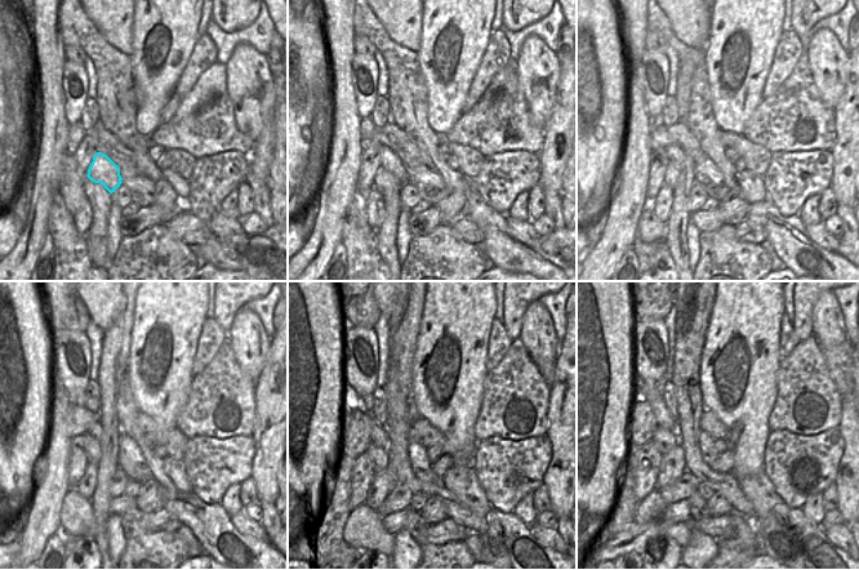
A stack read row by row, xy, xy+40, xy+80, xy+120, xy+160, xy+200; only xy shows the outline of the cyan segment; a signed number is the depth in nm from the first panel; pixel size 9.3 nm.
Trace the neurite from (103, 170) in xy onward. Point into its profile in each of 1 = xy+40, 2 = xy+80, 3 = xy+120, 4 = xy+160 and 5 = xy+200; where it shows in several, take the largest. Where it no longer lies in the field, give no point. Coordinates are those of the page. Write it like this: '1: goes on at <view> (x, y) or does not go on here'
1: goes on at xy+40 (390, 161)
2: goes on at xy+80 (675, 154)
3: goes on at xy+120 (96, 430)
4: goes on at xy+160 (378, 423)
5: goes on at xy+200 (649, 391)

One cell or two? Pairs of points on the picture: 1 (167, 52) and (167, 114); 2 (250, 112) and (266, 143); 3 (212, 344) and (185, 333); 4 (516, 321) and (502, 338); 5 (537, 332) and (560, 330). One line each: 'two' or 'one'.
1: two
2: two
3: two
4: two
5: two

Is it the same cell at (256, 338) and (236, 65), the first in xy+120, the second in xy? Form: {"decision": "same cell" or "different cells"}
{"decision": "same cell"}

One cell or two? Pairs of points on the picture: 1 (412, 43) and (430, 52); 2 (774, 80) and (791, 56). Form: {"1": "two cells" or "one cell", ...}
{"1": "two cells", "2": "one cell"}

